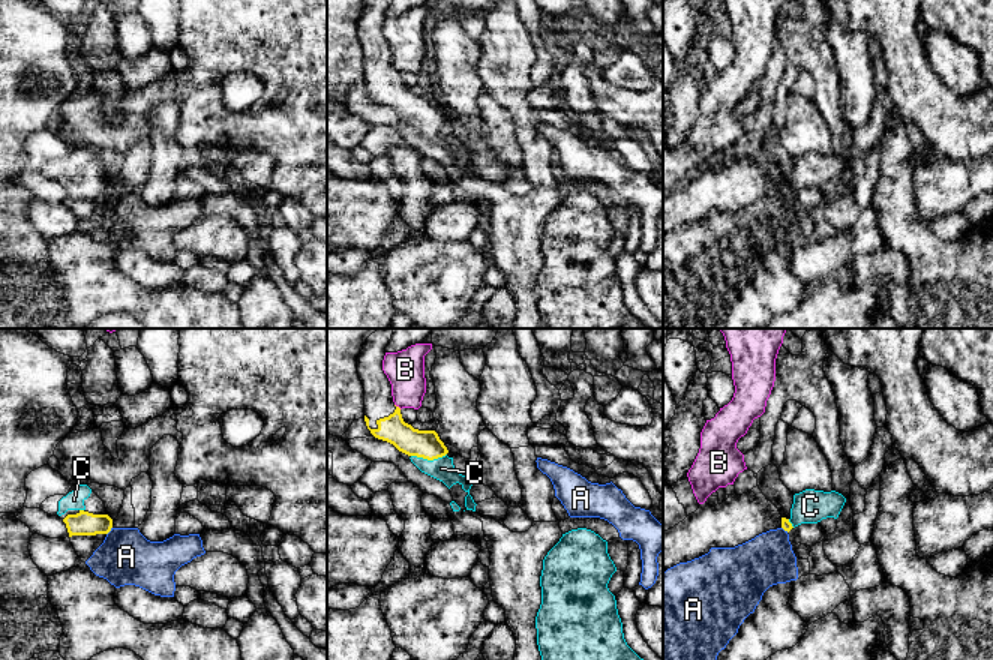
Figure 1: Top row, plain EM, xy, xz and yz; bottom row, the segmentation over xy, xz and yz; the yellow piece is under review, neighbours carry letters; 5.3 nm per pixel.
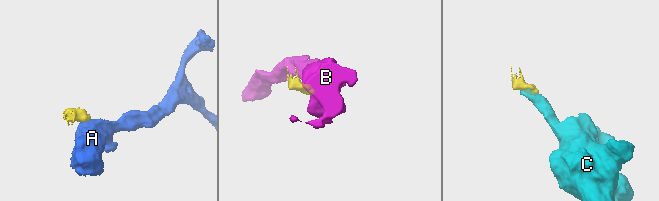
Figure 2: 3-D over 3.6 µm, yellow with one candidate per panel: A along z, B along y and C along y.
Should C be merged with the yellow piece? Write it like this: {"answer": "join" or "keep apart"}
{"answer": "join"}

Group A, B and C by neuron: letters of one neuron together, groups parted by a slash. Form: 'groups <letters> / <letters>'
groups A / B / C

